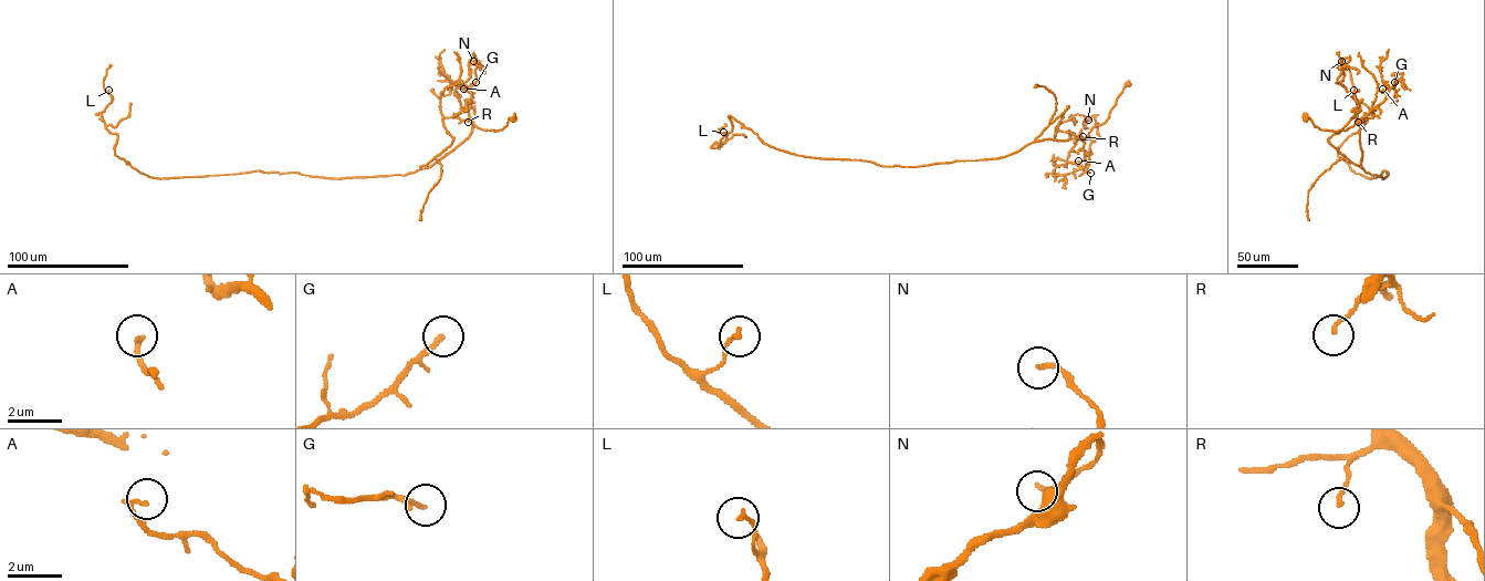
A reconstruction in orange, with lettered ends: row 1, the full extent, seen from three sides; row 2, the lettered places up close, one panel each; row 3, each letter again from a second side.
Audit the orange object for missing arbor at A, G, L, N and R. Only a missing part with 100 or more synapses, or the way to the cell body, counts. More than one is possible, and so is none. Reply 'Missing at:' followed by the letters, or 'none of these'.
Missing at: none of these

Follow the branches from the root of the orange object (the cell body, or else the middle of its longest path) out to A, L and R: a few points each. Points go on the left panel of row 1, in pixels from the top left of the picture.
A: (513, 118), (510, 117), (502, 130), (478, 128), (469, 118), (470, 91), (463, 89)
L: (513, 118), (494, 131), (472, 122), (405, 175), (159, 178), (114, 154), (117, 134), (96, 114), (108, 90)
R: (513, 118), (510, 117), (502, 130), (494, 131), (479, 128), (470, 118), (468, 122)

